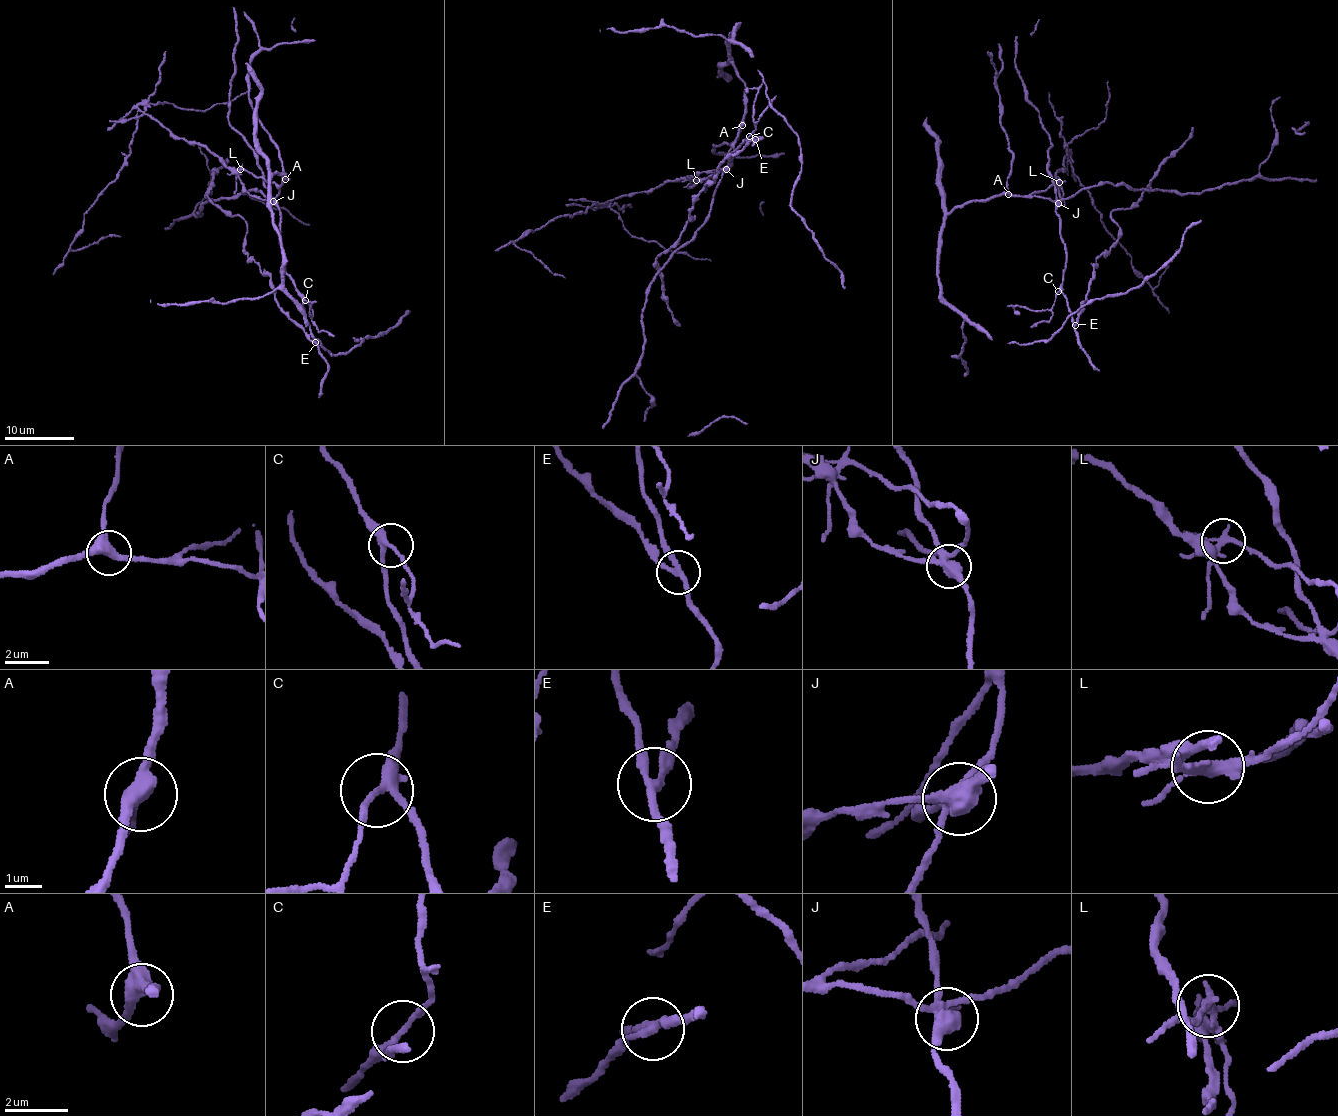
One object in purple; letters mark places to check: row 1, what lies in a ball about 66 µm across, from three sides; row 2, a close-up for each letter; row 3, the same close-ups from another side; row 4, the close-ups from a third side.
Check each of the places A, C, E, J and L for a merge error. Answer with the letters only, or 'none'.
E, J, L

